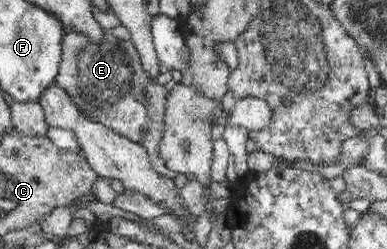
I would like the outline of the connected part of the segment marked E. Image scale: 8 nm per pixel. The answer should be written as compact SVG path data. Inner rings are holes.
M111 31L105 32L103 39L97 44L89 42L83 36L75 35L75 32L69 32L62 41L62 60L55 84L65 87L91 119L102 122L130 141L143 145L145 150L149 149L149 155L153 155L164 133L169 87L156 83L144 69L139 69L141 63L137 59L133 61L126 50L120 47L120 42L121 40Z

